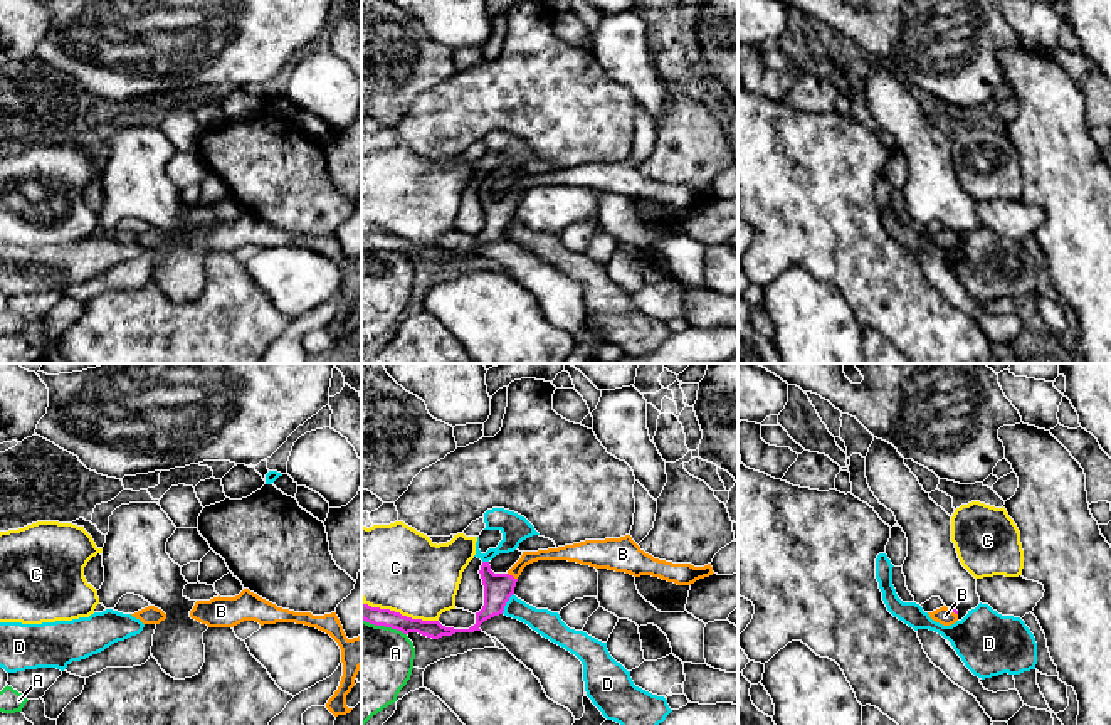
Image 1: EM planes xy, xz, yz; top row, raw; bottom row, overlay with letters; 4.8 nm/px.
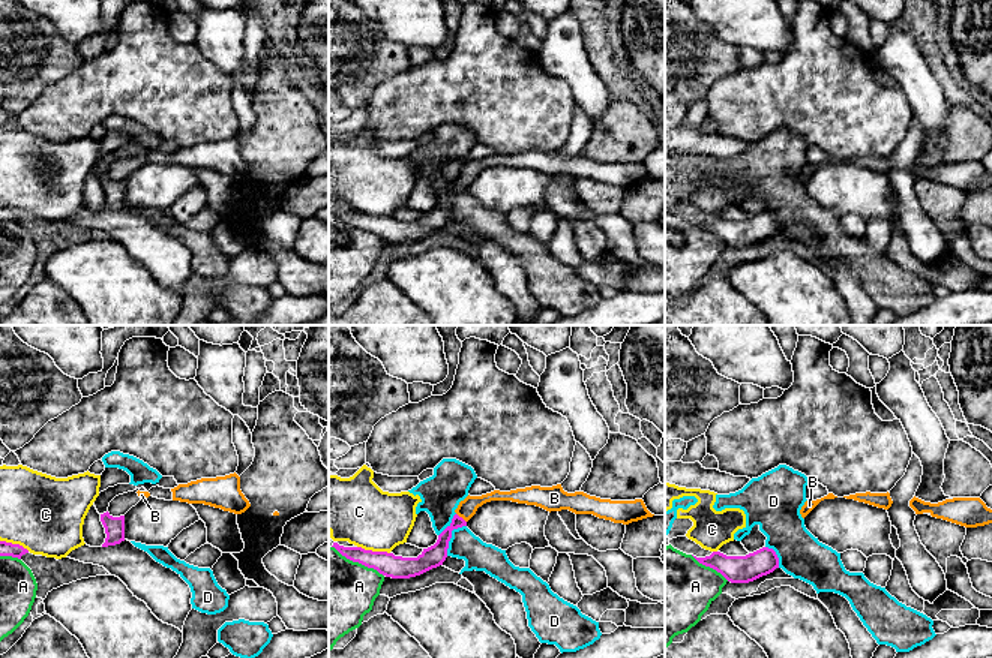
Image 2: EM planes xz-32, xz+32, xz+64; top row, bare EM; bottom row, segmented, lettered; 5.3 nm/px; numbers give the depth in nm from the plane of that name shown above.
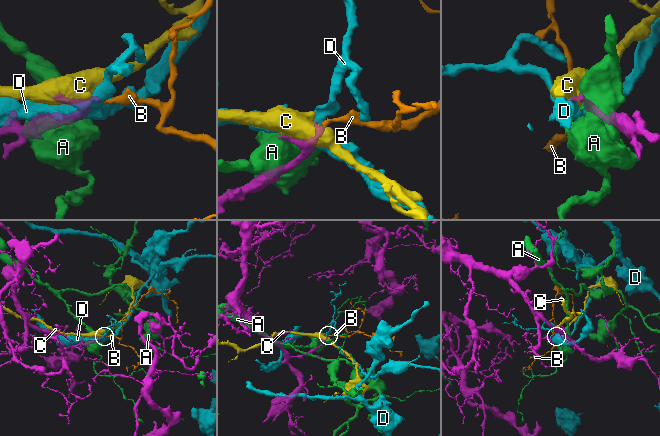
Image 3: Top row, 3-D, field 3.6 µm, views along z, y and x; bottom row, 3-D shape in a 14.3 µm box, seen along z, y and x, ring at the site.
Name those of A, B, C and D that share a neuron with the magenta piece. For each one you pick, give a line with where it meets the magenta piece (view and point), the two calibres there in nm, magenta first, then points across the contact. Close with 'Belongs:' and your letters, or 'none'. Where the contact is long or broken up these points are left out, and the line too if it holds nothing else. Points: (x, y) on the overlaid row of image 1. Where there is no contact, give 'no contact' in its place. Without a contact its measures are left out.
B: contact xz (511, 576); calibres 140 and 60 nm; way xz (498, 587), (511, 576), (528, 557), (552, 554)
Belongs: B

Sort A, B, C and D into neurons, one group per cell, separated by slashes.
A / B / C / D

